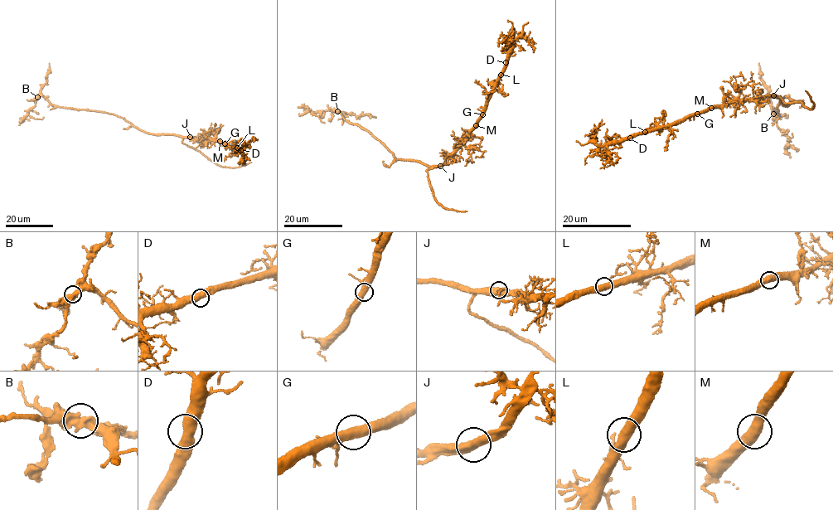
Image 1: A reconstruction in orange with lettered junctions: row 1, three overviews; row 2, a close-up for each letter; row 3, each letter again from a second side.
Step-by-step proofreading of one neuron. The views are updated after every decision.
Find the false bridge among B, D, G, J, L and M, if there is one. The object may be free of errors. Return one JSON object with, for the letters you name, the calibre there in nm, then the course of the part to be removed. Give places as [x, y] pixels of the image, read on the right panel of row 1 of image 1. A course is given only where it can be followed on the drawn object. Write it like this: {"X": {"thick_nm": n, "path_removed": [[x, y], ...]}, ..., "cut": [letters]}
{"cut": []}

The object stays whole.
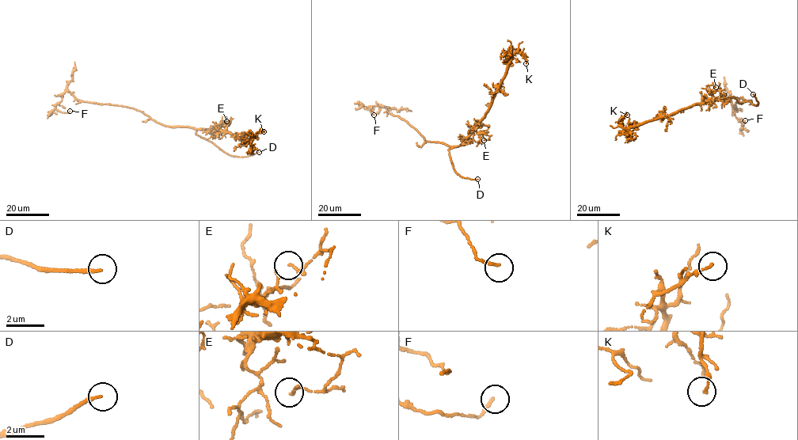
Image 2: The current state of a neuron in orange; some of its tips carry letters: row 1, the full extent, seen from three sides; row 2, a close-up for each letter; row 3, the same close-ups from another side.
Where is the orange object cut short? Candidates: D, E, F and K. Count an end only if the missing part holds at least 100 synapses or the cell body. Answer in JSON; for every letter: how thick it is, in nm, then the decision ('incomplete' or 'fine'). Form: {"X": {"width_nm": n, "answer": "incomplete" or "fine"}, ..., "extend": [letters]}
{"D": {"width_nm": 160, "answer": "incomplete"}, "E": {"width_nm": 80, "answer": "fine"}, "F": {"width_nm": 130, "answer": "fine"}, "K": {"width_nm": 120, "answer": "fine"}, "extend": ["D"]}

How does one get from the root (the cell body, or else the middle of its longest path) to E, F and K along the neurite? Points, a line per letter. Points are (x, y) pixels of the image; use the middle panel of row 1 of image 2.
E: (448, 146), (462, 144), (475, 130), (489, 135), (484, 140)
F: (448, 146), (441, 142), (426, 142), (415, 128), (389, 113), (385, 108), (377, 105), (366, 108), (374, 115)
K: (448, 146), (462, 144), (484, 118), (514, 53), (526, 57), (526, 63)

